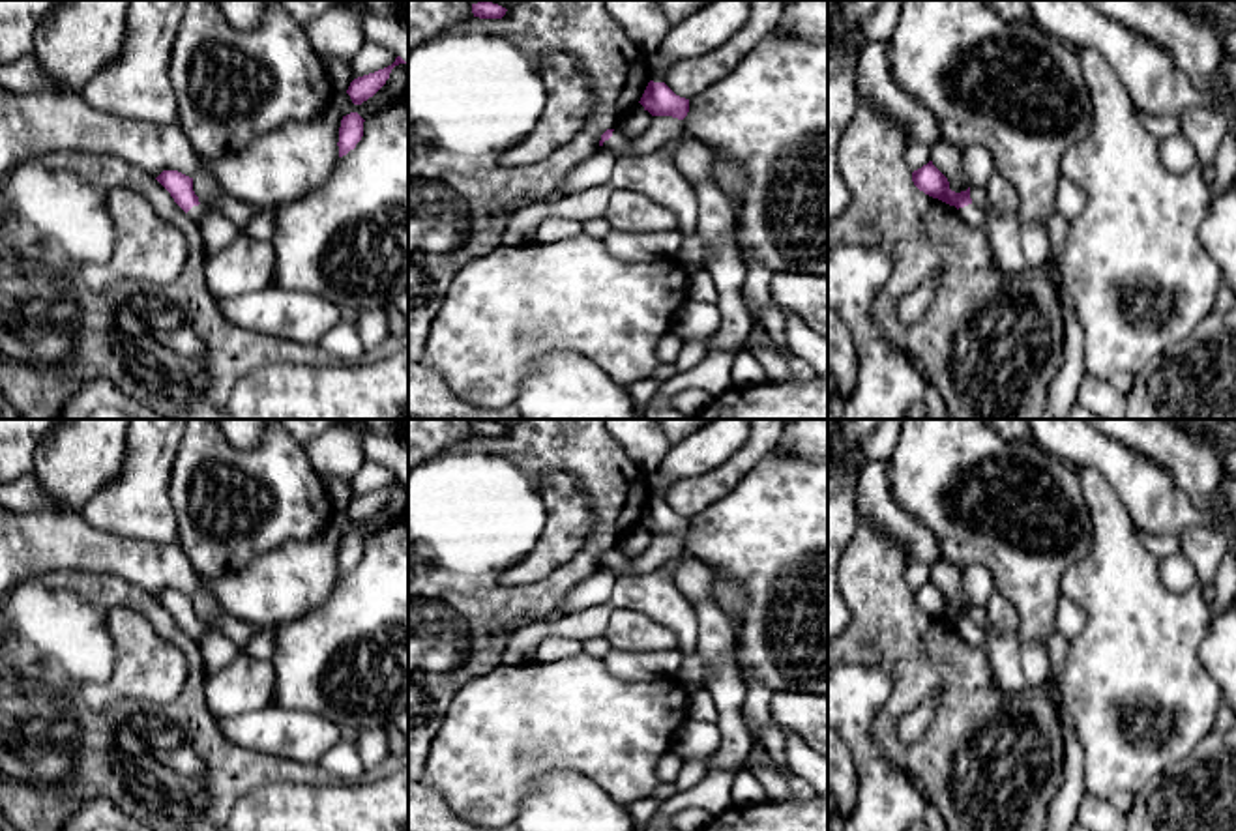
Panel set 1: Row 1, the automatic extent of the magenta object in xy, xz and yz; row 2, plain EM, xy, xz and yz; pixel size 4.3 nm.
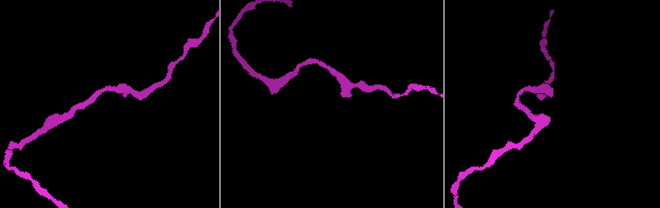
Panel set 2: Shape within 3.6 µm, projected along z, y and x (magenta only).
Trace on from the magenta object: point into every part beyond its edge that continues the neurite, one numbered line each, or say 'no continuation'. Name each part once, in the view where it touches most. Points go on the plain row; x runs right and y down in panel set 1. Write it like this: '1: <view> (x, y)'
1: xz (618, 564)

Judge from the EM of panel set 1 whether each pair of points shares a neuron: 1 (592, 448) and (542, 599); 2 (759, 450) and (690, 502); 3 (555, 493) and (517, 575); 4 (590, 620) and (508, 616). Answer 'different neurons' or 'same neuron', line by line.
1: same neuron
2: same neuron
3: same neuron
4: different neurons

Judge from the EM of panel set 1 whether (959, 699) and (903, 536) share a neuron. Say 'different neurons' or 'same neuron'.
different neurons

